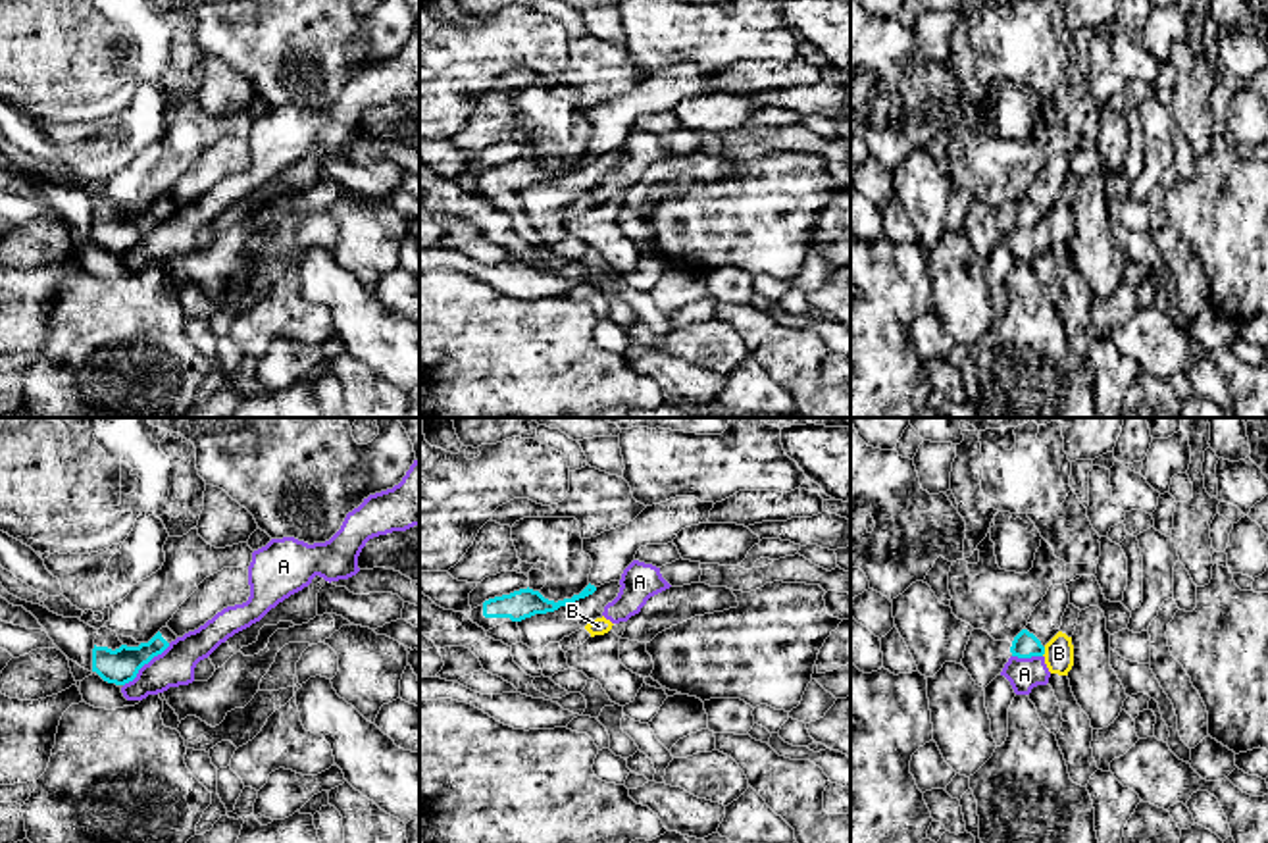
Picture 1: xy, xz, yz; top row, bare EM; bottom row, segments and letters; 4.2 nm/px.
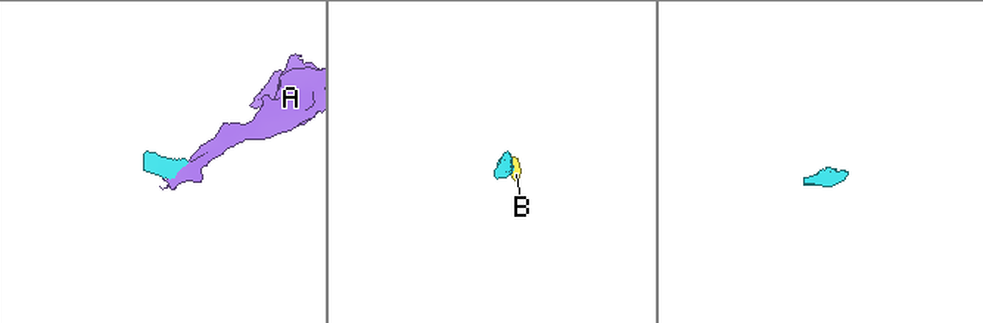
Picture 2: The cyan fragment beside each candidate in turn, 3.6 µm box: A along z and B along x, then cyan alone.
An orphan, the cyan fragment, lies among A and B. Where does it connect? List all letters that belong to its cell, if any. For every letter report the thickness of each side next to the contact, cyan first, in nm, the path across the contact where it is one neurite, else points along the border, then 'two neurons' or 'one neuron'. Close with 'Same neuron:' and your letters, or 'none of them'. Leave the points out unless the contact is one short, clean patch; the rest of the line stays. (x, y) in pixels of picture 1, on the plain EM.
A: calibres 150 and 160 nm; border xy (170, 212), (124, 255); two neurons
B: calibres 110 and 130 nm; border yz (1045, 216), (1041, 224); two neurons
Same neuron: none of them

